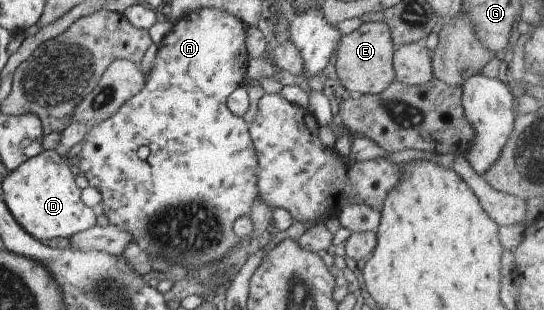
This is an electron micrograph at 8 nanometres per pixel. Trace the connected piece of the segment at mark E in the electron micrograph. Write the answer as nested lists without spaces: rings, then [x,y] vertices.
[[[361,22],[354,31],[341,36],[335,50],[334,71],[339,83],[351,94],[373,95],[394,80],[389,26],[384,22]]]

